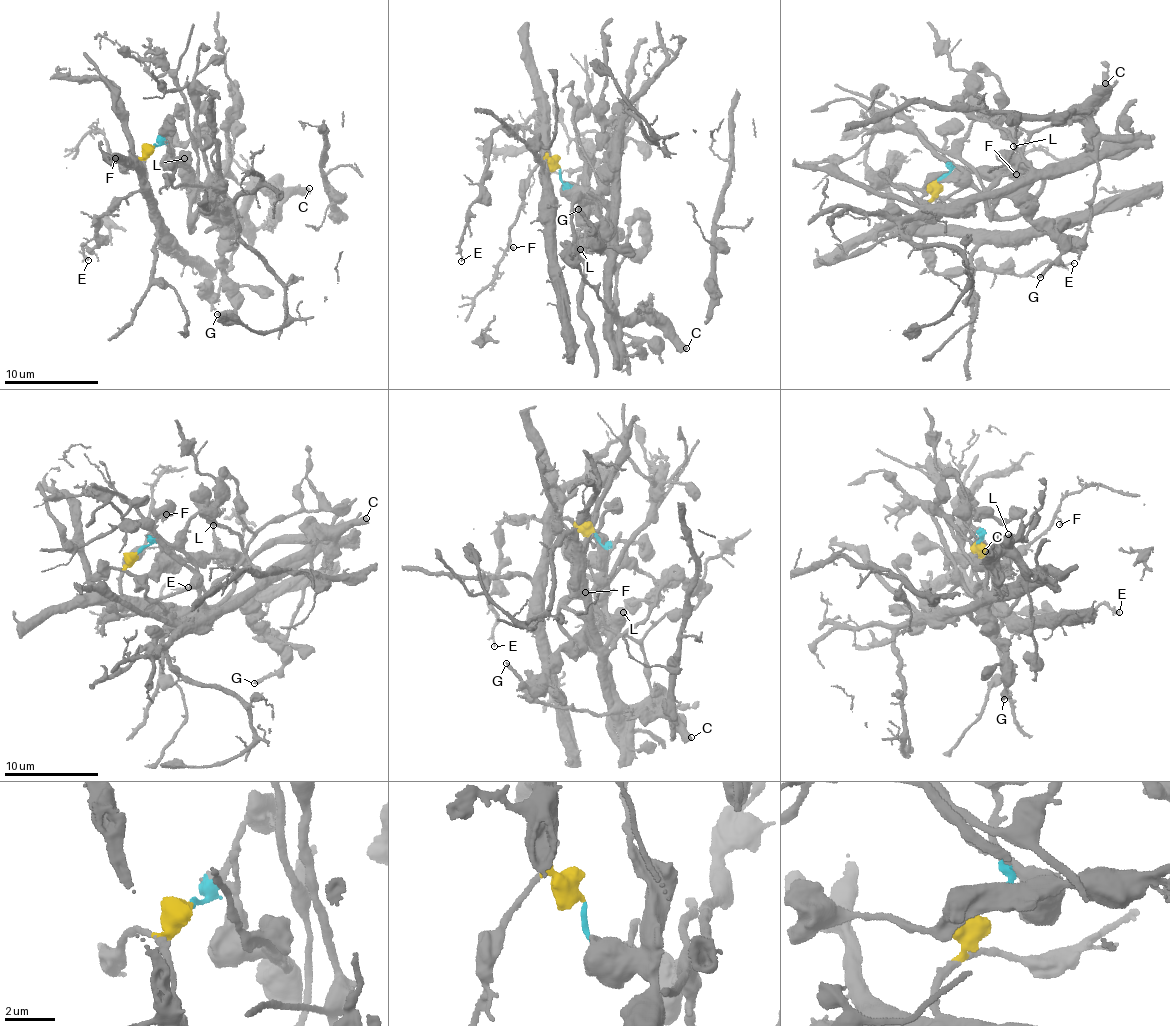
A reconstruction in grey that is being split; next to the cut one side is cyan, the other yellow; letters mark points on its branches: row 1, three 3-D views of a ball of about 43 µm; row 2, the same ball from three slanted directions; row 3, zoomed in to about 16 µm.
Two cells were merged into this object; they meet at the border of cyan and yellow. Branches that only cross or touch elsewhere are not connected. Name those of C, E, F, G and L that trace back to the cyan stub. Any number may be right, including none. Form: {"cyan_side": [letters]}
{"cyan_side": ["C", "G", "L"]}

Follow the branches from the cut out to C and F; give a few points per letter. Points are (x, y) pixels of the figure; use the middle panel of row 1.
C: (560, 169), (561, 180), (585, 199), (587, 235), (607, 253), (610, 304), (620, 317), (648, 316), (687, 348)
F: (560, 167), (544, 158), (531, 172), (529, 187), (512, 225), (510, 247), (514, 247)

